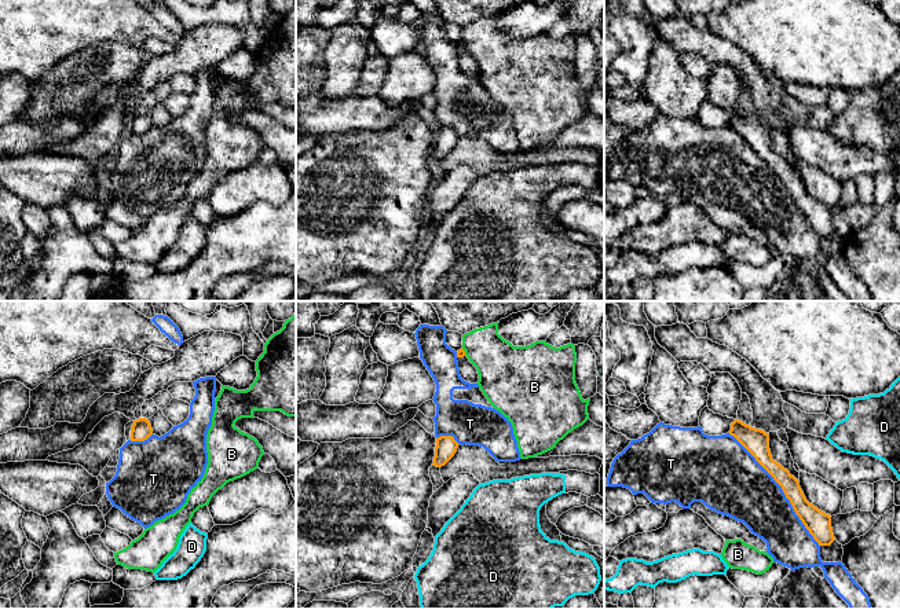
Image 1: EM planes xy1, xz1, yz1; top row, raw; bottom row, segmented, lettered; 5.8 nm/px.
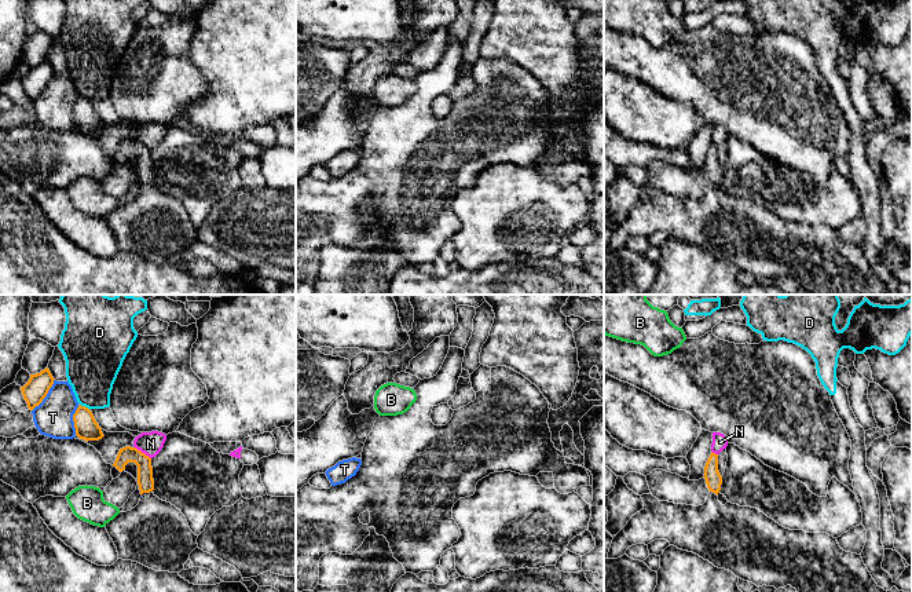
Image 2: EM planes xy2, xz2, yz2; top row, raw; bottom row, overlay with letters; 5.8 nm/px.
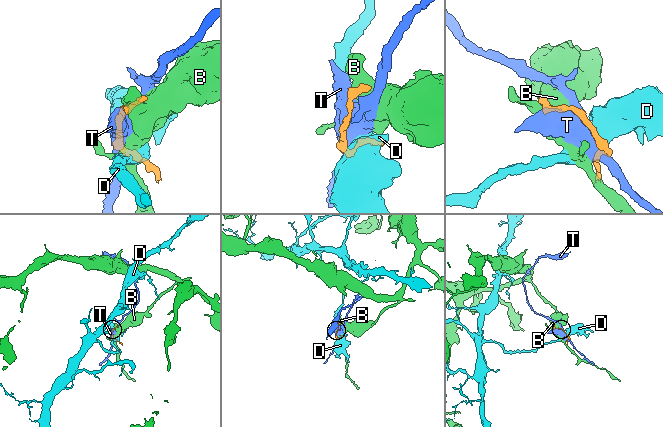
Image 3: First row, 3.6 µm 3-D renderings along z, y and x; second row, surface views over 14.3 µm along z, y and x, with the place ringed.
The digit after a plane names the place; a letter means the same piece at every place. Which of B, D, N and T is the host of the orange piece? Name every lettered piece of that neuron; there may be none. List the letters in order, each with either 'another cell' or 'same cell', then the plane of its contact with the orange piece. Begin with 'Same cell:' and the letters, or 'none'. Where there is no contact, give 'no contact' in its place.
Same cell: none
B: another cell | xz1
D: another cell | xy2
N: another cell | xy2
T: another cell | yz1

